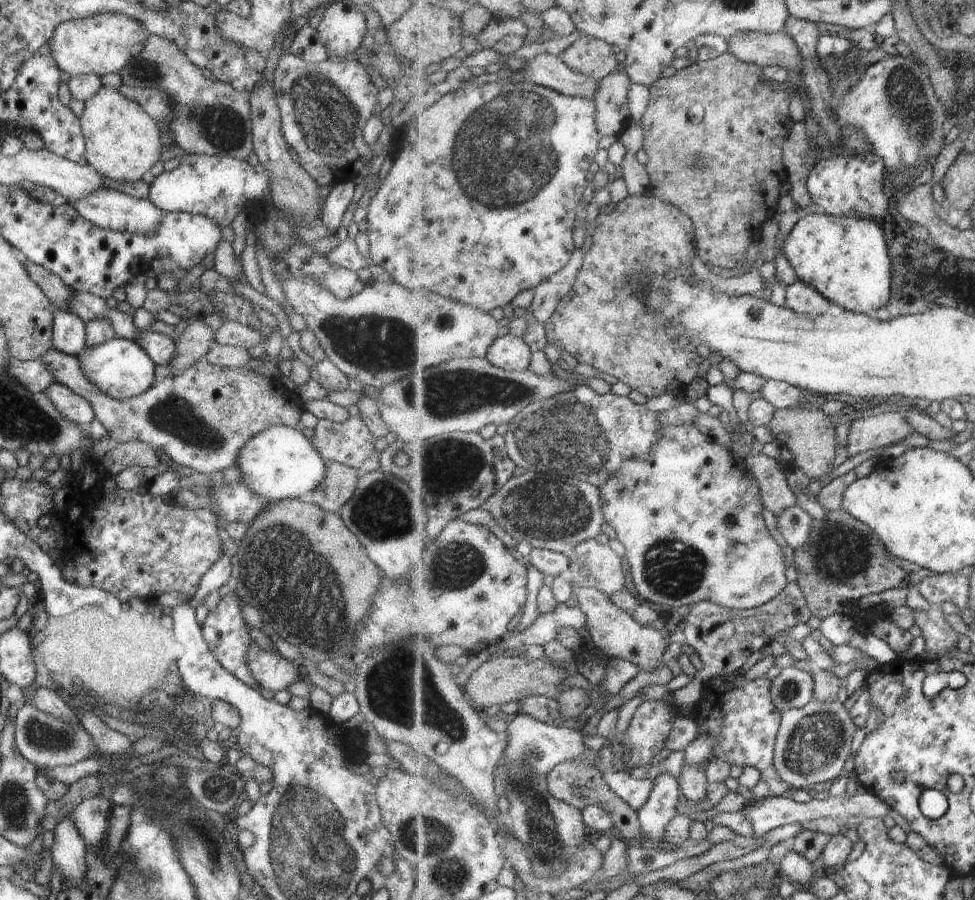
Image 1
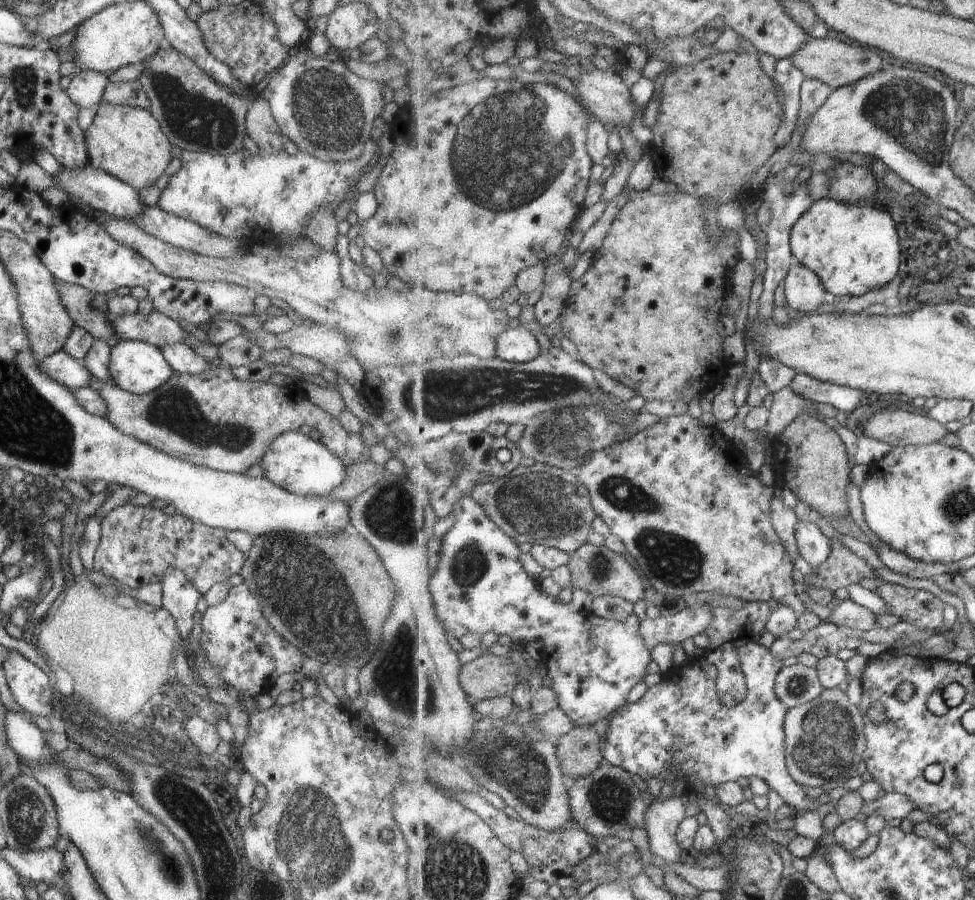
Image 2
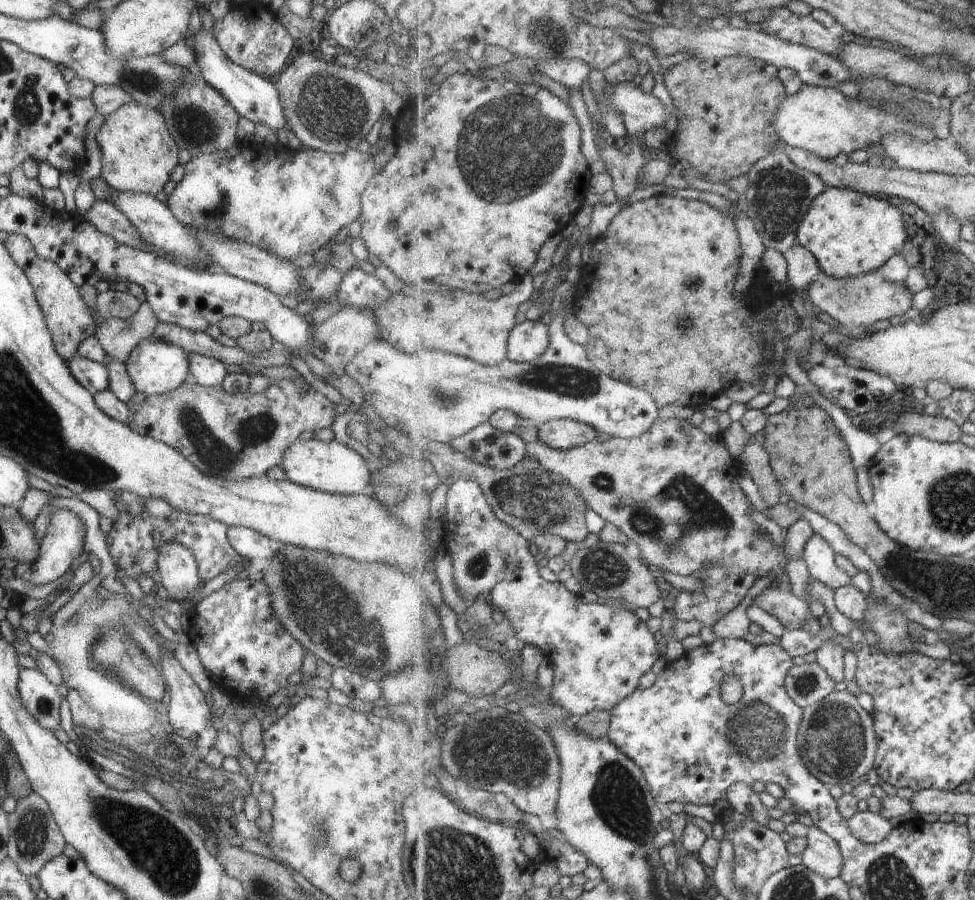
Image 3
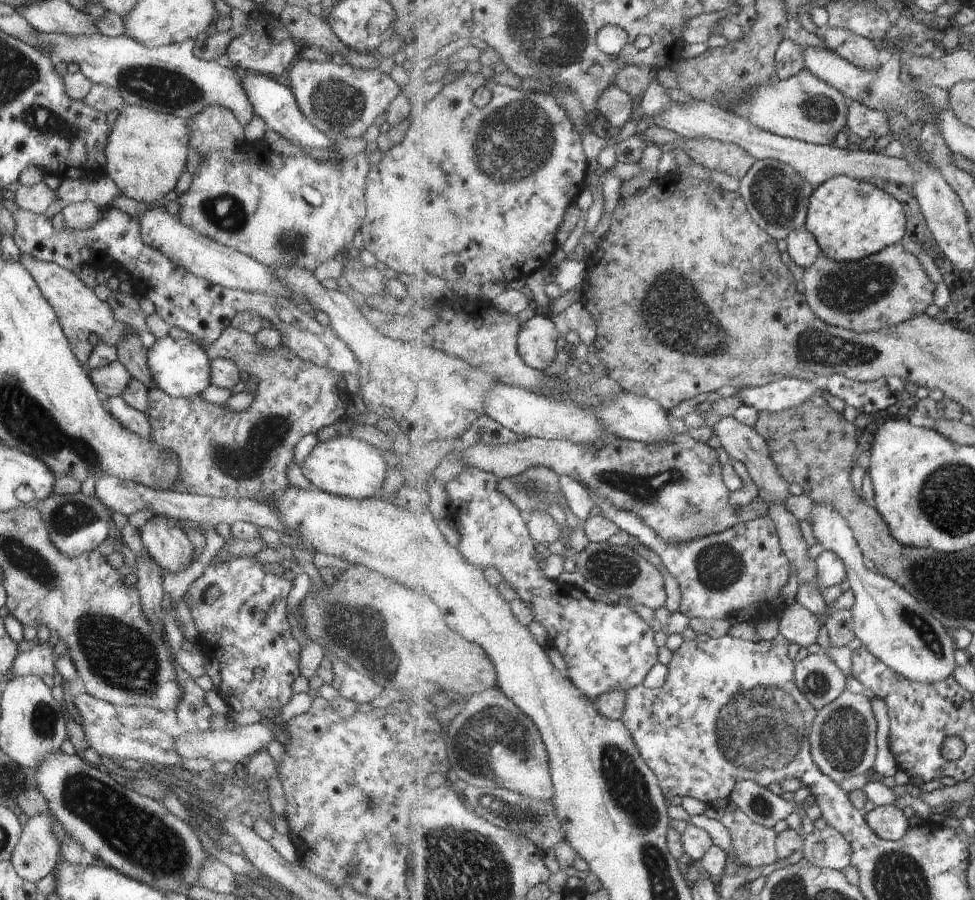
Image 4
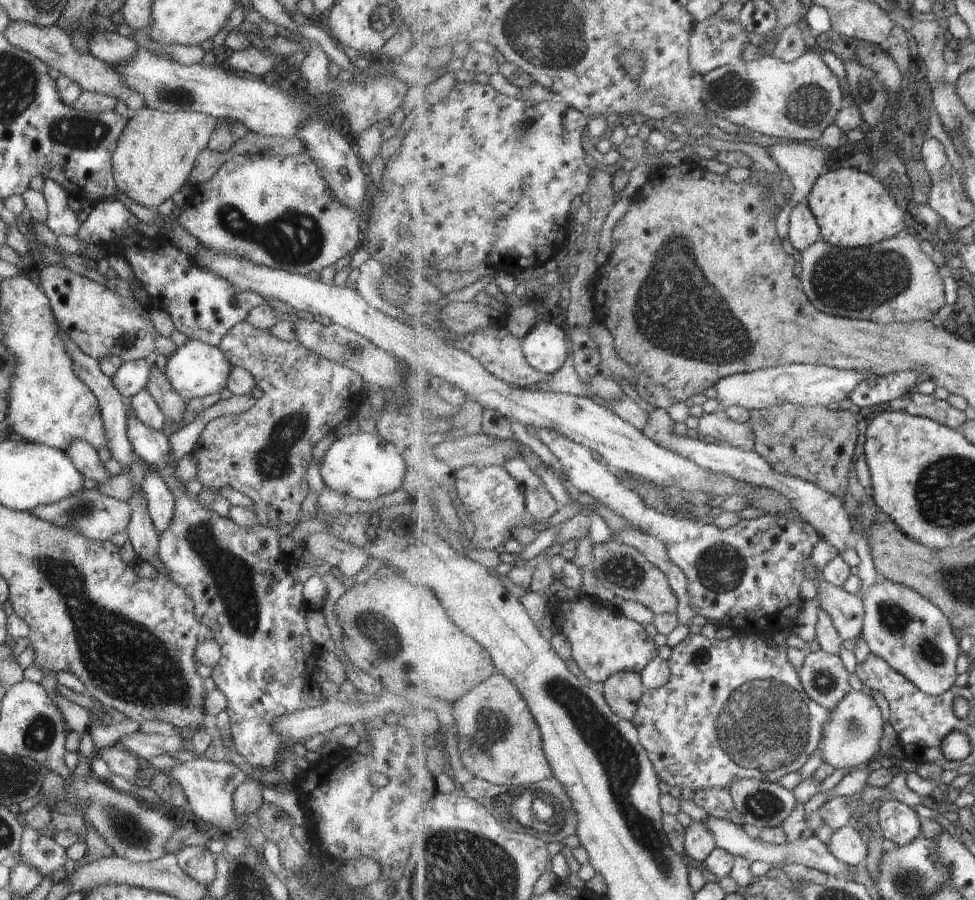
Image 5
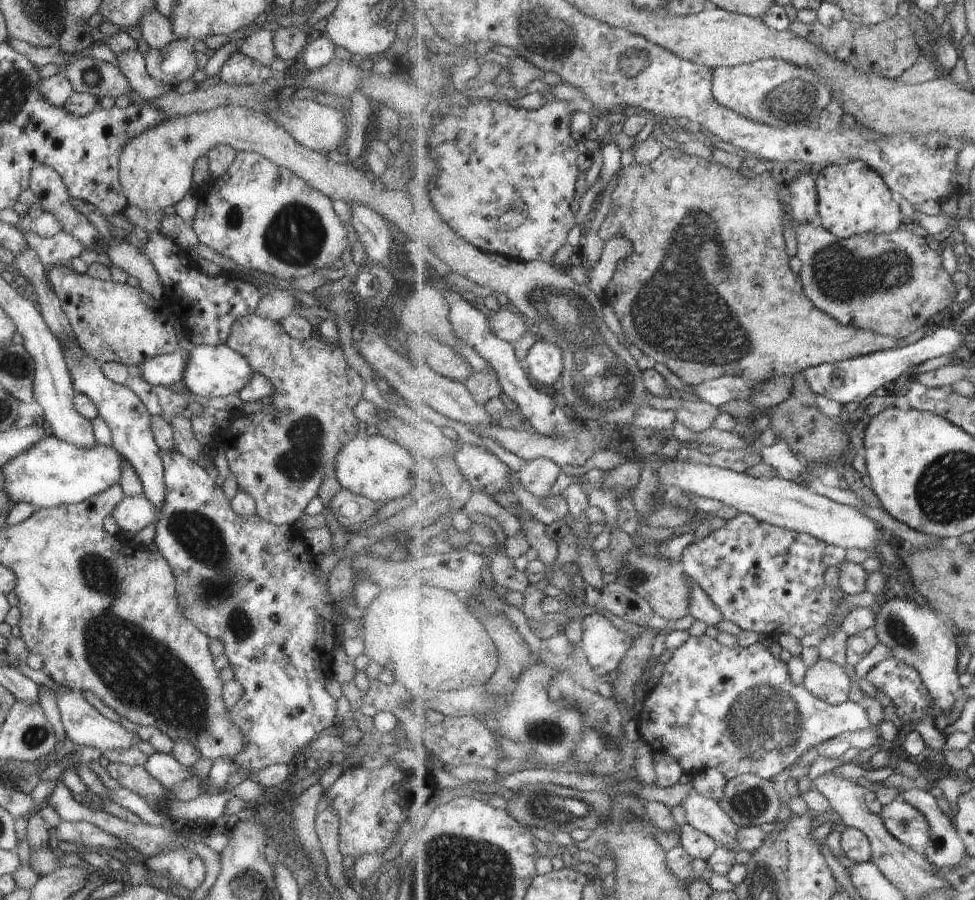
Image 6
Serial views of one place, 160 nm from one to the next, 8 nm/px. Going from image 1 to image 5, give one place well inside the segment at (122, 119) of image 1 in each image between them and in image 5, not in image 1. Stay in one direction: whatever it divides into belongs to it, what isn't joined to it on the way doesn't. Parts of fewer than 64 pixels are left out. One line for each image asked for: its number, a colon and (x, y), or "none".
2: (125, 142)
3: (138, 154)
4: (146, 151)
5: (153, 157)

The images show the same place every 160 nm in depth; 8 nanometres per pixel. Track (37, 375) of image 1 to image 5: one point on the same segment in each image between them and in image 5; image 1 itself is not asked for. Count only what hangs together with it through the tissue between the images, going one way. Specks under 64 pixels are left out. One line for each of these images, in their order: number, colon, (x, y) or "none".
2: (69, 373)
3: (92, 376)
4: (109, 381)
5: (130, 377)

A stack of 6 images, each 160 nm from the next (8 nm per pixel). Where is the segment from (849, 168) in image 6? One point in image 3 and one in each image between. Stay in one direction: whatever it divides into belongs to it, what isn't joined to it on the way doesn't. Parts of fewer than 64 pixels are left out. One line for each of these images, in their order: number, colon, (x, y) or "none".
3: (851, 233)
4: (852, 219)
5: (854, 209)

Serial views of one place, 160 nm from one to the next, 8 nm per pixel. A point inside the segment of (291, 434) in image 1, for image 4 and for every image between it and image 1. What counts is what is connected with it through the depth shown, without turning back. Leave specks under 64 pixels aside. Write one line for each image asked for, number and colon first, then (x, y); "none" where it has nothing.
2: (303, 466)
3: (328, 466)
4: (348, 466)

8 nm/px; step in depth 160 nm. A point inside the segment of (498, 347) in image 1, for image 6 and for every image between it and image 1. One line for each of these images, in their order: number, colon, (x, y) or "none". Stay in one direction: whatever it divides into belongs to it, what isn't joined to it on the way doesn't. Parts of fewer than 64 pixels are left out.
2: (516, 345)
3: (528, 341)
4: (540, 345)
5: (545, 347)
6: (545, 360)

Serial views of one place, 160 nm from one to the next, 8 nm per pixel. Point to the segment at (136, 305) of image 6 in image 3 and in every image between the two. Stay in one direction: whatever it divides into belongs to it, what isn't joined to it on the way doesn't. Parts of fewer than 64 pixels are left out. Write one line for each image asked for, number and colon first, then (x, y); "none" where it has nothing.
3: (69, 320)
4: (86, 321)
5: (101, 322)

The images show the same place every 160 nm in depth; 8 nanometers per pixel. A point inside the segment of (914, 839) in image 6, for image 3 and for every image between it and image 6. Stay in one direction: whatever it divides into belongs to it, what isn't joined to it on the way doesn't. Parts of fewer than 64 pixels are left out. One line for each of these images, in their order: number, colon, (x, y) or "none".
3: (871, 827)
4: (888, 822)
5: (899, 823)

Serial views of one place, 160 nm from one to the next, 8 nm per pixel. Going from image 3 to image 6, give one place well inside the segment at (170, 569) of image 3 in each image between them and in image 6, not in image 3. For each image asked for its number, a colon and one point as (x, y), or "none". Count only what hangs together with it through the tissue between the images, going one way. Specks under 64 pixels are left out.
4: (165, 543)
5: (160, 505)
6: (127, 418)

